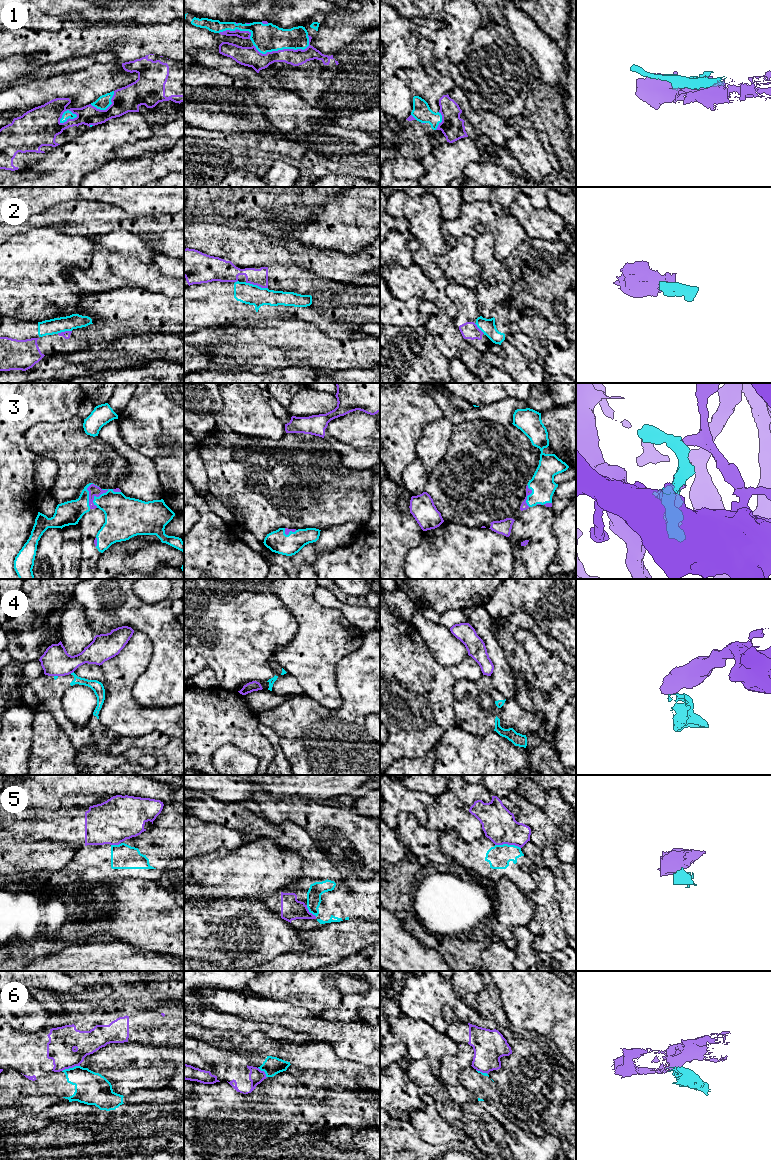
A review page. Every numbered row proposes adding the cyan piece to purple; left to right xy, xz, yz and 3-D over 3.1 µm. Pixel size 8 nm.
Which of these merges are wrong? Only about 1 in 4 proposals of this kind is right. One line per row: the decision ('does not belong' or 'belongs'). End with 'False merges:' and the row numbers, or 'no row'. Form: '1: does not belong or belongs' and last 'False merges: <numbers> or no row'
1: belongs
2: does not belong
3: belongs
4: does not belong
5: does not belong
6: does not belong
False merges: 2, 4, 5, 6

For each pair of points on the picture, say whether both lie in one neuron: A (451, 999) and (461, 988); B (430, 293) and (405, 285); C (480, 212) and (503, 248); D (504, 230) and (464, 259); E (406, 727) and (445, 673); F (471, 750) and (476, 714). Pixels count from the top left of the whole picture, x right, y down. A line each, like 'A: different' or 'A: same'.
A: different
B: same
C: same
D: different
E: same
F: different

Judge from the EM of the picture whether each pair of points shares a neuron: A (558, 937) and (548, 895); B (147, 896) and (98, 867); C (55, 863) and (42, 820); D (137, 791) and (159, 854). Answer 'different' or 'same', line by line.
A: same
B: different
C: different
D: different

